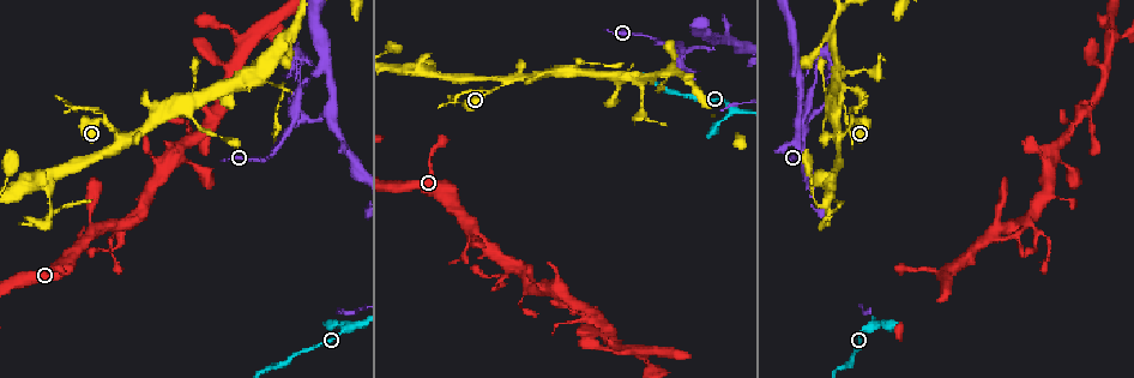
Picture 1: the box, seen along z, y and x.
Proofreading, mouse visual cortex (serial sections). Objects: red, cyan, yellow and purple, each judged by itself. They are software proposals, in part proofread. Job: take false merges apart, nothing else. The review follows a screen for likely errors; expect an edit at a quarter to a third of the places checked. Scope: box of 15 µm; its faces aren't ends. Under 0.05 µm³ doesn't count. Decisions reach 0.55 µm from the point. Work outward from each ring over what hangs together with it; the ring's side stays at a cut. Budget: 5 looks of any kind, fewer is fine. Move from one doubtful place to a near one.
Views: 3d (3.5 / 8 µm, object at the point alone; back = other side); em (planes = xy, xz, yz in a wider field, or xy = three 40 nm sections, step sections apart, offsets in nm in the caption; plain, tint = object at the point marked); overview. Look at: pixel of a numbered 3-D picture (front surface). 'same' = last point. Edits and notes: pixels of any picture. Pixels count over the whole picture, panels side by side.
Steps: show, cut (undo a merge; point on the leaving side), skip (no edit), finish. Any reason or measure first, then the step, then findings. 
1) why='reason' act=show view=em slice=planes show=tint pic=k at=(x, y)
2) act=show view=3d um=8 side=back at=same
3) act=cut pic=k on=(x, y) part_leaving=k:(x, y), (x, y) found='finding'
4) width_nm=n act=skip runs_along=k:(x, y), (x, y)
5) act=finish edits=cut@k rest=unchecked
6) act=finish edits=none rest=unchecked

why='branch point' act=show view=3d um=3.5 pic=1 at=(291, 129)

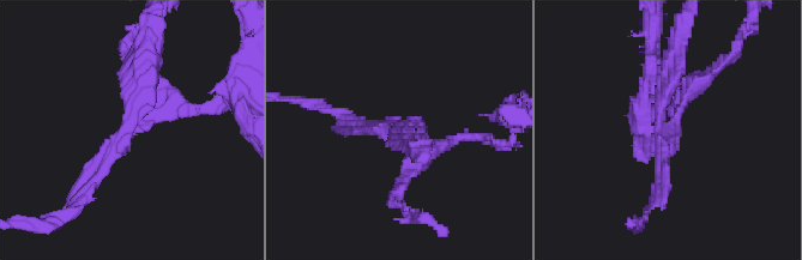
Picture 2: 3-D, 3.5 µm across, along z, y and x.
arms=3 arm_widths_nm=150,150,250 act=show view=em slice=xy step=2 show=tint pic=2 at=(660, 132)

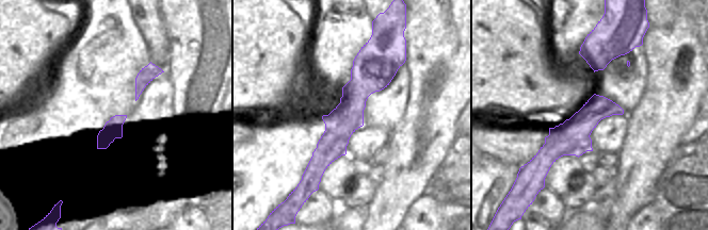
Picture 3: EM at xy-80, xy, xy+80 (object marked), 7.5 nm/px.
act=skip runs_along=3:(370, 45), (370, 72), (319, 175) found='all the same cell'

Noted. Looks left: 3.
act=show view=3d um=3.5 pic=1 at=(842, 136)

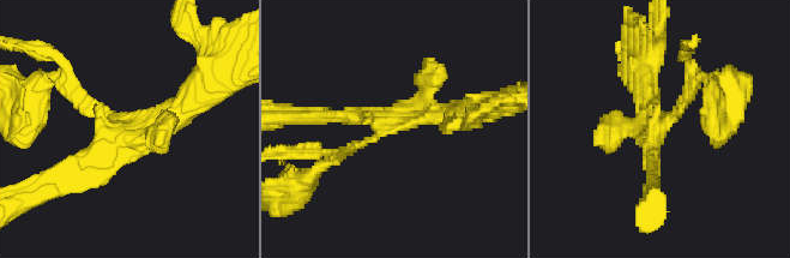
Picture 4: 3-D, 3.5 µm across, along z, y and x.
arms=4 arm_widths_nm=200,200,250,300 why='now the EM' act=show view=em slice=xy step=5 show=tint pic=4 at=(384, 126)

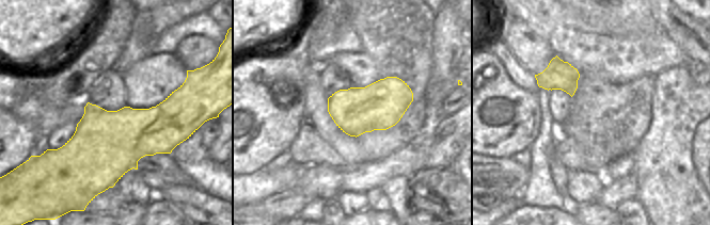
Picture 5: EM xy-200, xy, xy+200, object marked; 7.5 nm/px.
act=show view=em slice=xy step=1 show=tint at=same

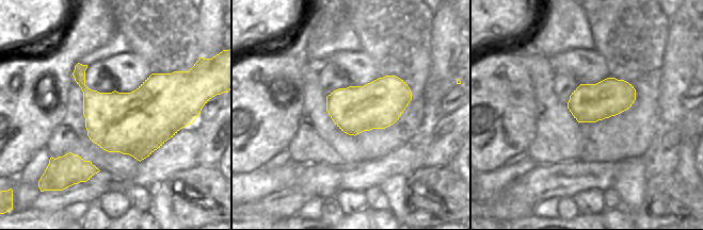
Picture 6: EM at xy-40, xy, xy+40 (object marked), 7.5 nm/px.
width_nm=360 act=skip runs_along=4:(330, 160), (403, 114), (451, 114) found='one cell here'

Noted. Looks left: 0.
act=finish edits=none rest=unchecked

